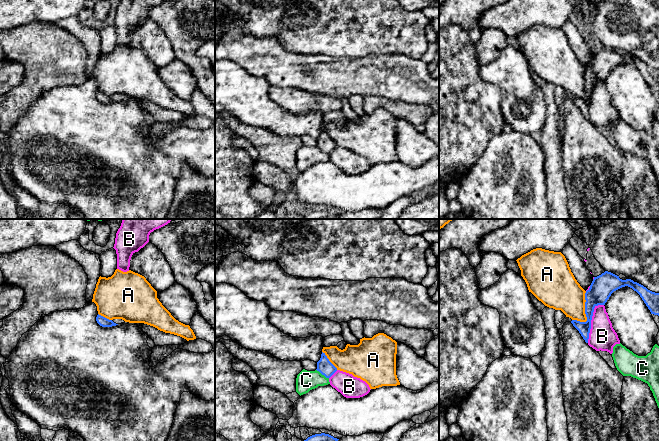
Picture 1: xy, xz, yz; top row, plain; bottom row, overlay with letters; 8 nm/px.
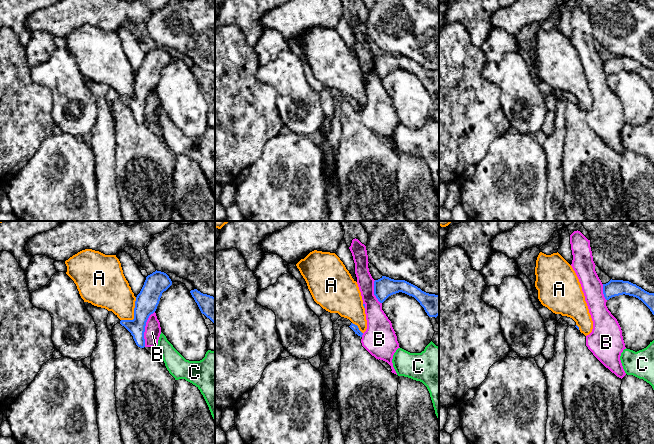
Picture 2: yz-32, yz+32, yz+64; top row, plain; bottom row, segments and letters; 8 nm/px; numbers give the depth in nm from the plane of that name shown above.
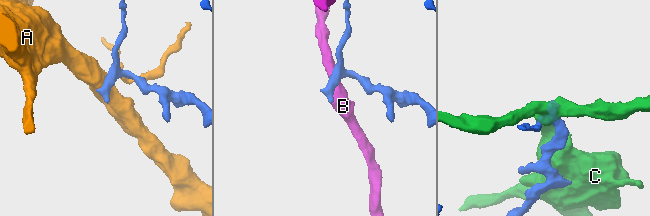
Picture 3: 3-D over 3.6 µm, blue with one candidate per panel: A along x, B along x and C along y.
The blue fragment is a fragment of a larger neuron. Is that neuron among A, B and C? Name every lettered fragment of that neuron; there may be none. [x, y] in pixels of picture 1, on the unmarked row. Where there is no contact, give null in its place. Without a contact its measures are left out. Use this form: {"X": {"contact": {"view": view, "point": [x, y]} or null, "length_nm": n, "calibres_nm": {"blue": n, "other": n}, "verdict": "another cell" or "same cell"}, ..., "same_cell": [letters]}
{"A": {"contact": {"view": "yz", "point": [585, 89]}, "length_nm": 260, "calibres_nm": {"blue": 190, "other": 280}, "verdict": "another cell"}, "B": {"contact": {"view": "yz", "point": [590, 97]}, "length_nm": 340, "calibres_nm": {"blue": 180, "other": 220}, "verdict": "another cell"}, "C": {"contact": {"view": "xz", "point": [322, 150]}, "length_nm": 130, "calibres_nm": {"blue": 120, "other": 160}, "verdict": "another cell"}, "same_cell": []}

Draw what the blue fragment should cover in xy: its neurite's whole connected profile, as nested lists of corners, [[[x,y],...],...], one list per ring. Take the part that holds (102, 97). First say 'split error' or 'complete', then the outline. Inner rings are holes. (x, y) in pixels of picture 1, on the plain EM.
split error; [[[99,90],[96,93],[96,97],[102,103],[112,103],[112,102],[116,102],[116,101],[121,100],[121,99],[125,99],[125,100],[129,99],[129,98],[125,98],[122,95],[109,96],[107,94],[99,91]]]

